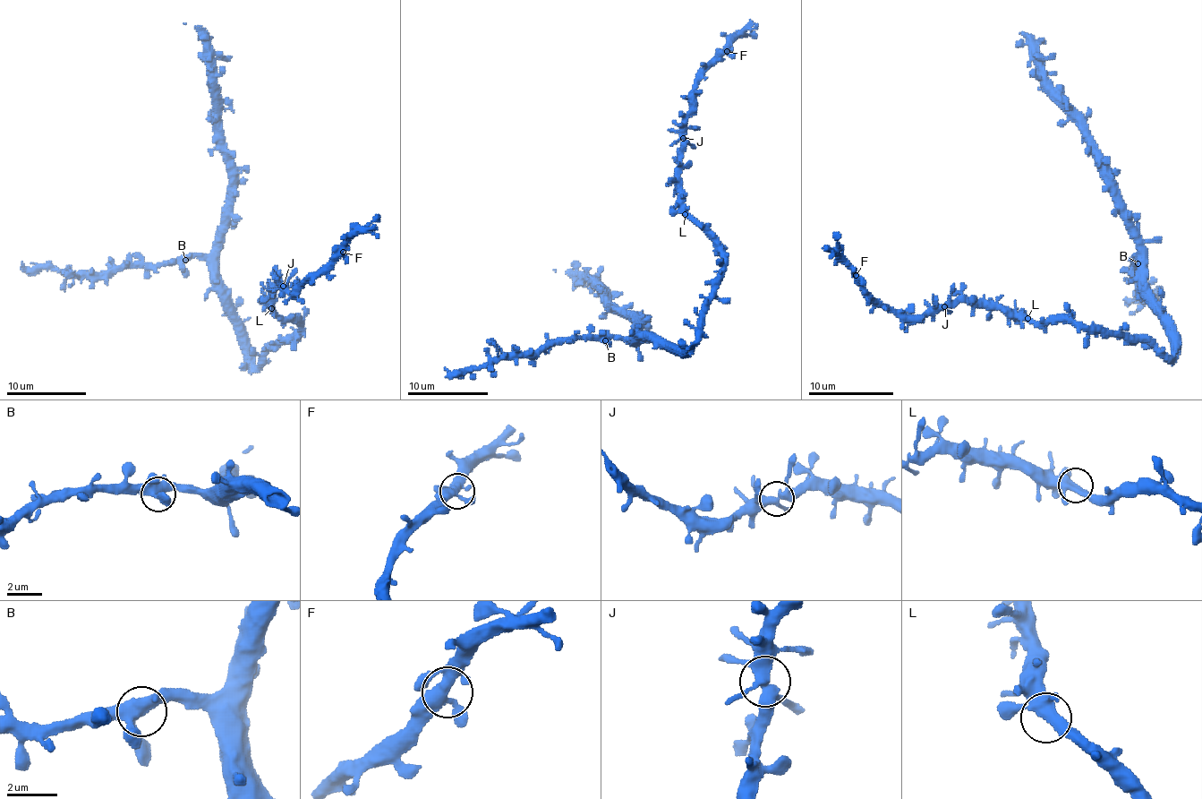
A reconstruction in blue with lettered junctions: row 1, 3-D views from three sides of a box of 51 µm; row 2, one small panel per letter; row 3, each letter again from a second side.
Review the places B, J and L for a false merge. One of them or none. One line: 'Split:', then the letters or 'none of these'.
Split: none of these

